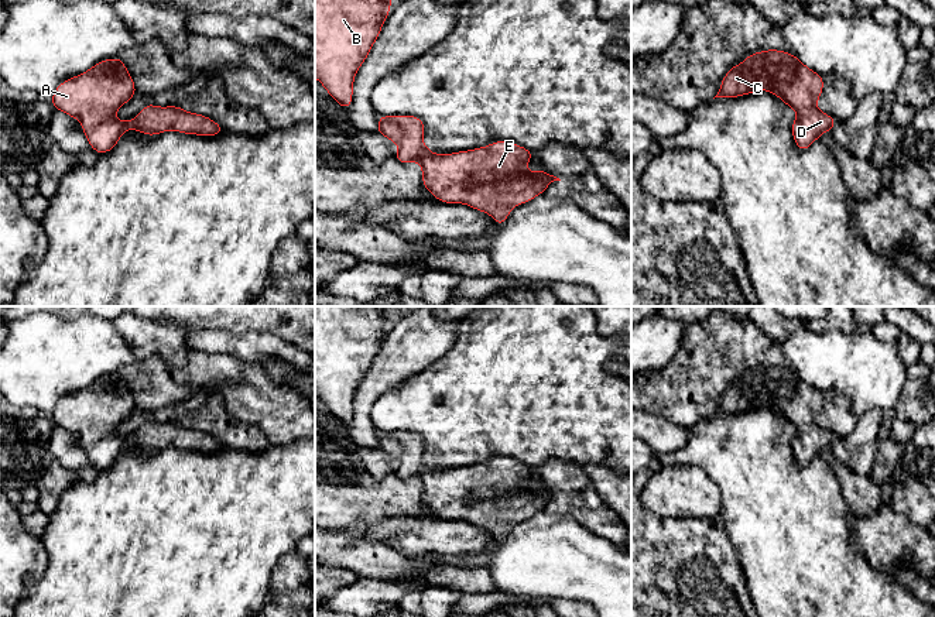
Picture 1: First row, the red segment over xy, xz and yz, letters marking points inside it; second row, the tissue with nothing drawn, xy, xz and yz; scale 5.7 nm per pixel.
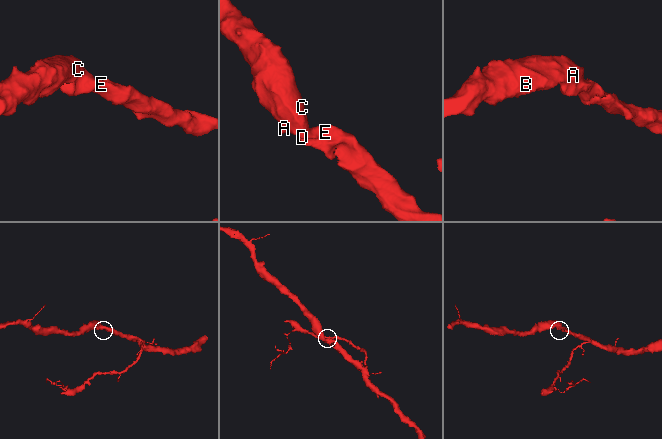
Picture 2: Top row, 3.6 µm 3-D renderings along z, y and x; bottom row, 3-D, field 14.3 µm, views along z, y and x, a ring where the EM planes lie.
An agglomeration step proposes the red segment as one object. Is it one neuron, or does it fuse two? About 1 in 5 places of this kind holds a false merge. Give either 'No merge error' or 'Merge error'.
No merge error

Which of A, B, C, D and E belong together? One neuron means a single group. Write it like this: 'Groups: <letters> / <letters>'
Groups: A B C D E

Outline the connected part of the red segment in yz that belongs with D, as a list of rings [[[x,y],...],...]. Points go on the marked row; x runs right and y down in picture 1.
[[[767,49],[746,56],[726,72],[715,97],[739,97],[757,90],[771,92],[798,113],[791,131],[801,151],[838,123],[816,107],[823,76],[791,52]]]

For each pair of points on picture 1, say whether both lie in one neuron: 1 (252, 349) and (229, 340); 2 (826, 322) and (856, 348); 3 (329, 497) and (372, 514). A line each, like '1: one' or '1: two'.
1: one
2: two
3: one

